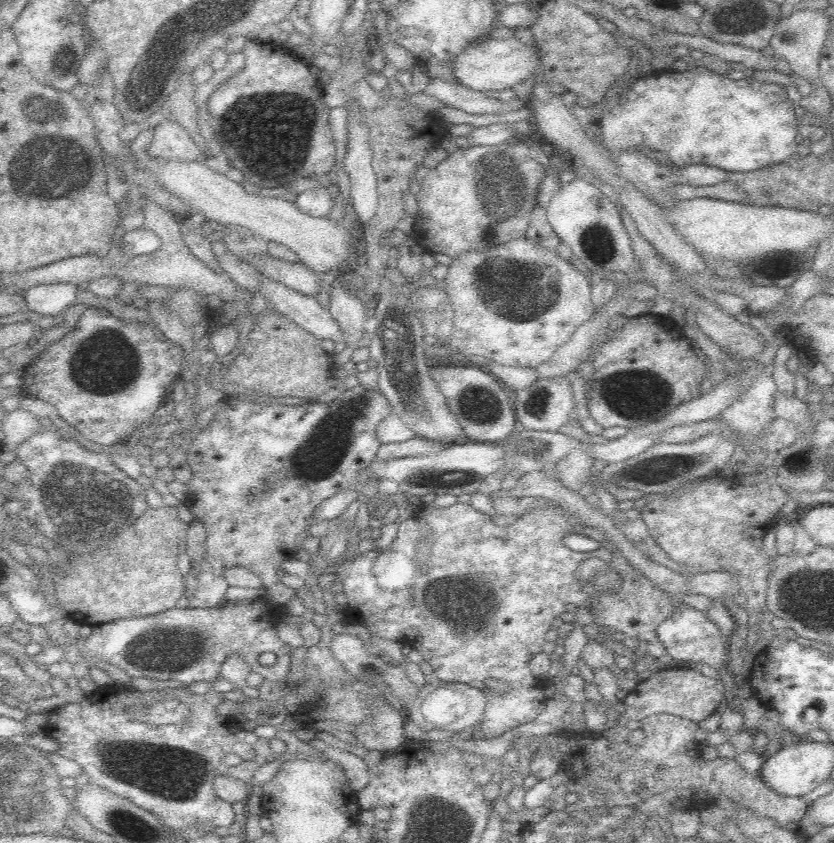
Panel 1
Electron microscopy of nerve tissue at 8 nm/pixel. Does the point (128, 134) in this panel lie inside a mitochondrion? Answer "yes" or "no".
no

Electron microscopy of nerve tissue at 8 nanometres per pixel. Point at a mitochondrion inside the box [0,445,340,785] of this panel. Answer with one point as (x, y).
(83, 506)

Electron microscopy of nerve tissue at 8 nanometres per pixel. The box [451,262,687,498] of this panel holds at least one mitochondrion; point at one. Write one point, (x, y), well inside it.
(532, 295)

